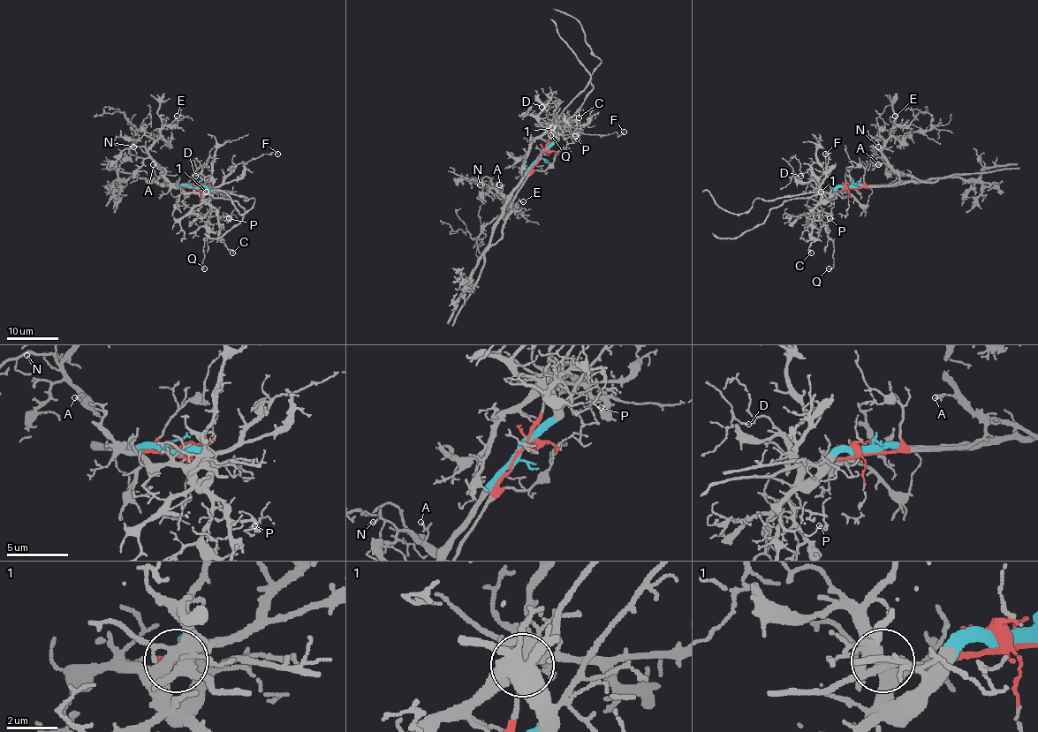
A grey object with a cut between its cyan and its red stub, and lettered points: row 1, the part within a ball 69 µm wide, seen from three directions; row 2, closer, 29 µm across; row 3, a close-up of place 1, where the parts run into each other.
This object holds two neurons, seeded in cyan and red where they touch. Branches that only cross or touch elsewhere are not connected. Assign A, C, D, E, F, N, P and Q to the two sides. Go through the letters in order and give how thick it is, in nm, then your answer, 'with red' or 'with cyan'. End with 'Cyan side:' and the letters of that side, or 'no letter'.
A: calibre 120 nm; with red
C: calibre 110 nm; with cyan
D: calibre 120 nm; with cyan
E: calibre 120 nm; with red
F: calibre 100 nm; with cyan
N: calibre 80 nm; with red
P: calibre 70 nm; with cyan
Q: calibre 120 nm; with cyan
Cyan side: C, D, F, P, Q

